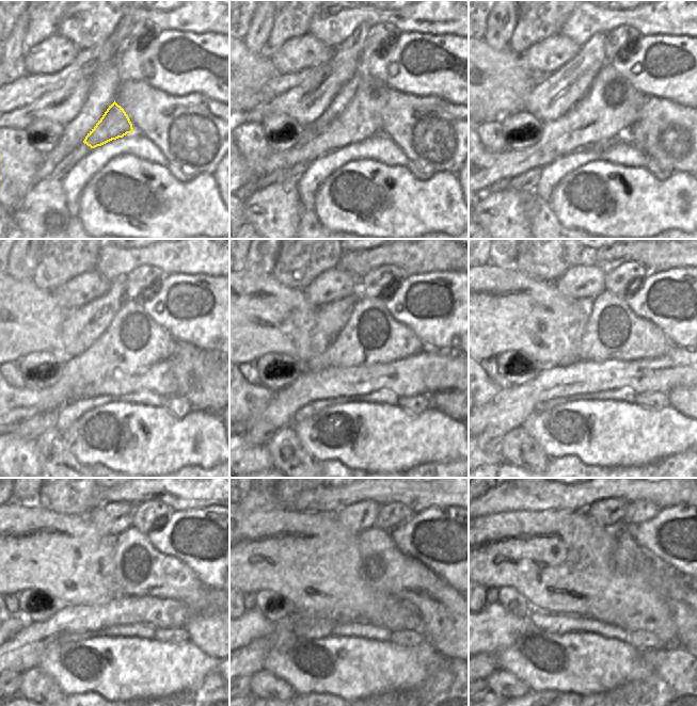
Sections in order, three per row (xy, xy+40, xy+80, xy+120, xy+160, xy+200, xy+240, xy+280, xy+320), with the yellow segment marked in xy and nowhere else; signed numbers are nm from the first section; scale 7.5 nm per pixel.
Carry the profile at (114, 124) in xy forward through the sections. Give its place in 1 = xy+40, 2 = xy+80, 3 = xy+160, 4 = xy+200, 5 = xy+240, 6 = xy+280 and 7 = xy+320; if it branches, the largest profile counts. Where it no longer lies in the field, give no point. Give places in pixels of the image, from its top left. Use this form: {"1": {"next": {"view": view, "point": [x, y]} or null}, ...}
{"1": {"next": {"view": "xy+40", "point": [362, 117]}}, "2": {"next": {"view": "xy+80", "point": [611, 106]}}, "3": {"next": {"view": "xy+160", "point": [371, 335]}}, "4": {"next": {"view": "xy+200", "point": [613, 332]}}, "5": {"next": {"view": "xy+240", "point": [141, 570]}}, "6": {"next": {"view": "xy+280", "point": [446, 614]}}, "7": {"next": {"view": "xy+320", "point": [685, 612]}}}

